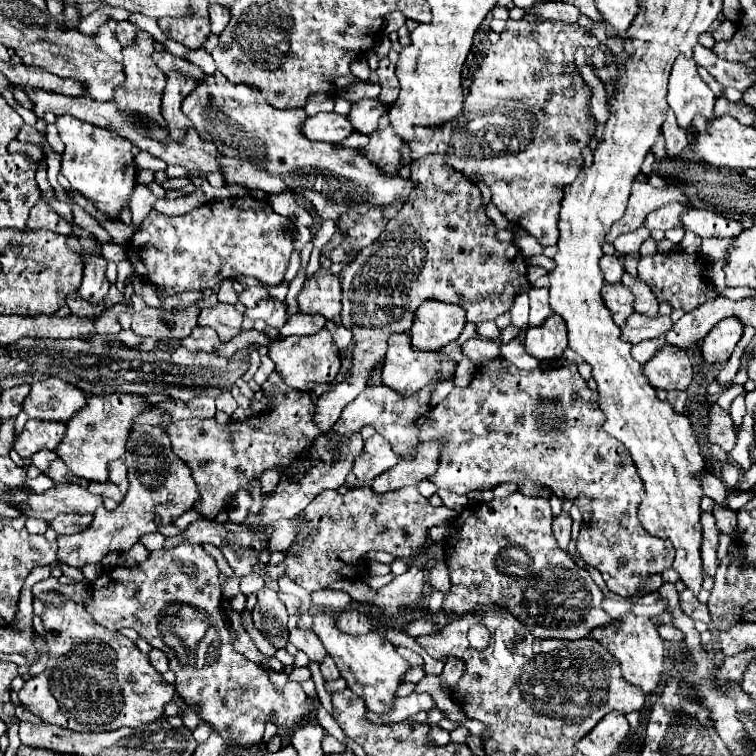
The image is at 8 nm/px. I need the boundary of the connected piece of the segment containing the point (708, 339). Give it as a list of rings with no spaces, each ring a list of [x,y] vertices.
[[[724,319],[716,323],[716,327],[702,341],[702,357],[706,363],[722,363],[728,361],[736,343],[744,333],[744,325],[740,319]]]

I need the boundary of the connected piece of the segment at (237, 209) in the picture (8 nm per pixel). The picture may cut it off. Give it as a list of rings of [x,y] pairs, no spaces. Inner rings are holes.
[[[244,195],[234,199],[218,199],[210,205],[202,205],[178,217],[166,217],[152,211],[144,219],[142,229],[132,237],[128,257],[134,265],[136,275],[148,277],[150,283],[158,287],[158,293],[164,295],[176,295],[182,291],[202,291],[206,287],[212,289],[216,283],[222,283],[224,279],[230,279],[240,273],[258,279],[264,287],[272,287],[284,281],[284,273],[292,253],[292,235],[294,225],[288,217],[274,213],[266,201],[258,201],[250,195]]]

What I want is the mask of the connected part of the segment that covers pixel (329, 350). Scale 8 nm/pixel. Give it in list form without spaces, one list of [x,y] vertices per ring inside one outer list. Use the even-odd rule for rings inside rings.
[[[326,327],[308,337],[286,337],[286,339],[274,341],[270,345],[268,355],[276,363],[276,373],[282,377],[282,381],[288,387],[304,393],[310,393],[314,383],[332,383],[340,371],[340,351],[334,345],[332,335],[330,331],[326,331]]]

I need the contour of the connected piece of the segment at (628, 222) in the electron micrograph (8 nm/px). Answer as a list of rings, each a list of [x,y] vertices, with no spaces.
[[[636,181],[636,187],[632,189],[632,195],[630,195],[630,201],[628,201],[628,209],[622,217],[620,223],[616,223],[608,235],[606,241],[614,243],[616,237],[620,237],[622,233],[630,233],[630,231],[636,231],[638,227],[642,227],[646,215],[662,205],[668,205],[668,203],[682,203],[682,205],[688,205],[690,199],[684,195],[684,191],[680,187],[662,187],[662,189],[656,189],[648,183],[640,183]]]

